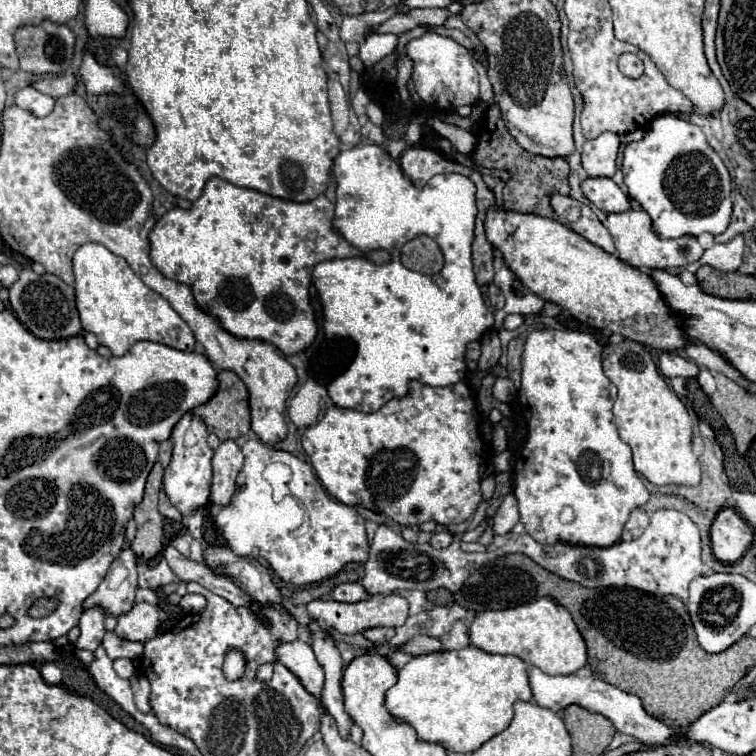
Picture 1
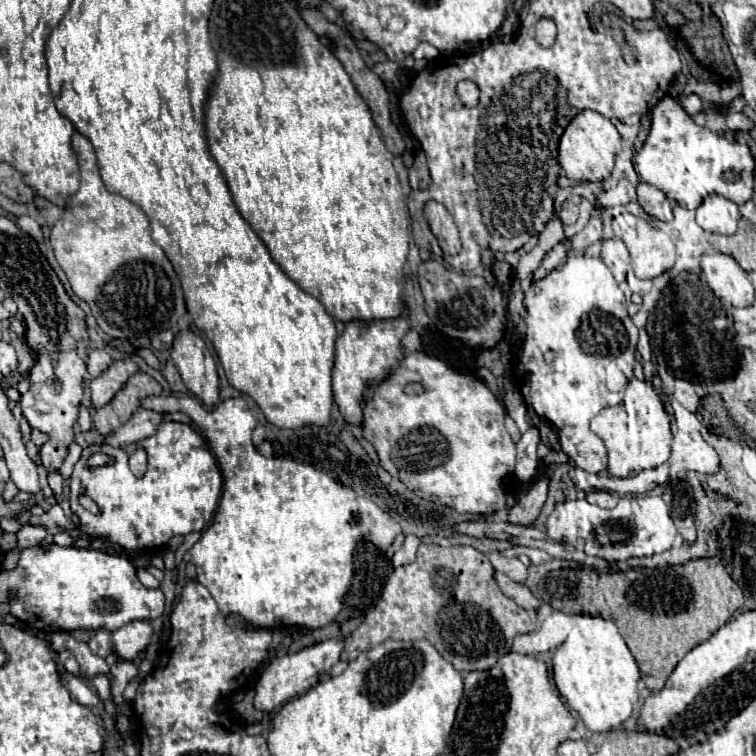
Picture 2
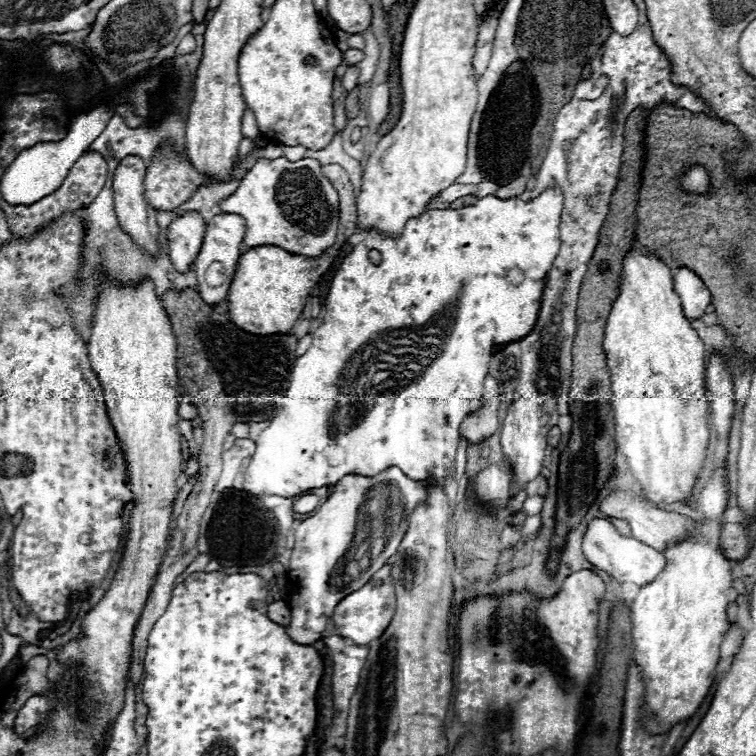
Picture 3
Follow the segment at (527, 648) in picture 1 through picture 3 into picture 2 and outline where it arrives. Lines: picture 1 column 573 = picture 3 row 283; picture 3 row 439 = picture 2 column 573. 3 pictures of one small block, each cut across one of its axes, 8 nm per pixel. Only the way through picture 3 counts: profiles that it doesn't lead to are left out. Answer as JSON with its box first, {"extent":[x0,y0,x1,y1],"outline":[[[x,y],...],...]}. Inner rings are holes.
{"extent":[552,616,638,732],"outline":[[[578,616],[576,626],[552,656],[552,676],[558,692],[578,712],[590,732],[608,732],[626,722],[638,702],[638,664],[618,626],[602,616]]]}

